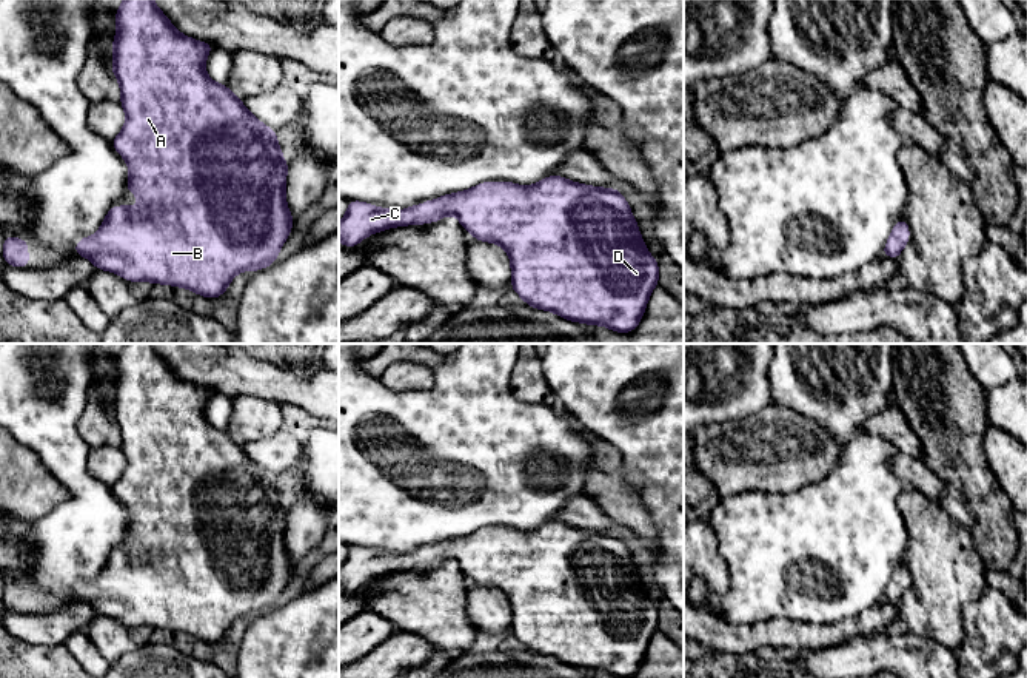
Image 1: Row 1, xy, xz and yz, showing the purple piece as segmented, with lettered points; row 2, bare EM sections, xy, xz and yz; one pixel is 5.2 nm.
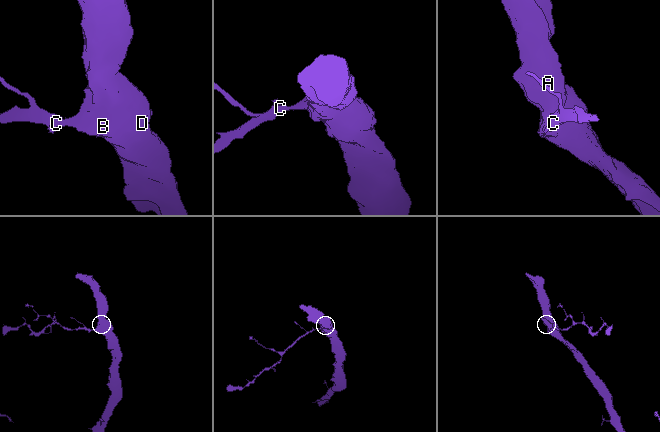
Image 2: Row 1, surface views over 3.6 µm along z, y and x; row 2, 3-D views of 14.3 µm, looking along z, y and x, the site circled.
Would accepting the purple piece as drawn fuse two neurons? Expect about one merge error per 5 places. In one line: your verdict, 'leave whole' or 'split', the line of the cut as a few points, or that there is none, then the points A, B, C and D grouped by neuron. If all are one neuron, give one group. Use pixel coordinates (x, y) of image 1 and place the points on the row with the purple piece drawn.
leave whole | no cut | A B C D

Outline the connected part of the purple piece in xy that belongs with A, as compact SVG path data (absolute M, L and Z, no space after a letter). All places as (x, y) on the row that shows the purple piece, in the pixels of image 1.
M123 0L115 11L115 23L112 72L120 83L126 123L111 142L129 166L126 191L143 203L112 205L99 231L82 237L74 253L129 282L166 284L208 299L219 297L237 273L257 271L276 262L294 222L285 200L289 163L282 157L276 131L257 120L226 85L206 76L205 60L212 45L182 35L154 0Z

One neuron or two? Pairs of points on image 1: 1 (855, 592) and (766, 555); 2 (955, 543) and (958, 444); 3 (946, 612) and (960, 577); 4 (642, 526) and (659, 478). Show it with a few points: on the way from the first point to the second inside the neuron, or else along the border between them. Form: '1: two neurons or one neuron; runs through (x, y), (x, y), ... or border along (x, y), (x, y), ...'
1: one neuron; runs through (849, 564), (835, 550), (793, 550)
2: two neurons; border along (938, 503), (969, 533), (976, 552)
3: one neuron; runs through (946, 603), (946, 590), (950, 586)
4: two neurons; border along (624, 484), (650, 515), (658, 535), (655, 546)

